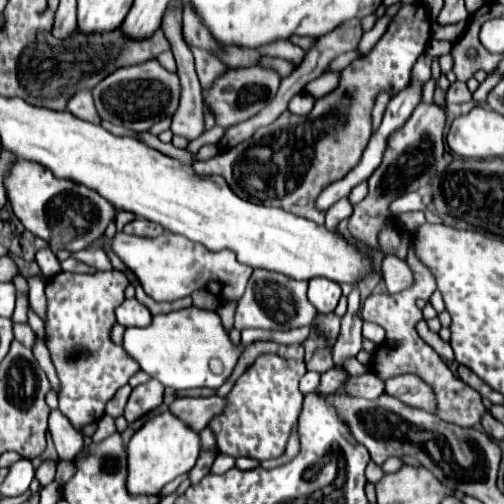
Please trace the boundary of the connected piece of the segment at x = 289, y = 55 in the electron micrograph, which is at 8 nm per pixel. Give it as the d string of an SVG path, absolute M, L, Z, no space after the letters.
M282 40L282 42L272 42L270 46L260 48L260 52L262 52L264 56L284 58L284 60L290 60L290 62L294 62L294 64L302 62L302 58L304 58L304 50L302 50L302 48L298 48L298 46L294 46L294 44L290 44L288 40Z

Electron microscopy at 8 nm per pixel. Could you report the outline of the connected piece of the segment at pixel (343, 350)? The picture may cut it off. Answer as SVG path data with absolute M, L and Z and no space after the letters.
M352 284L352 292L348 294L348 312L342 318L342 330L332 348L334 366L344 368L344 360L356 356L362 350L362 320L360 320L360 290L358 284Z

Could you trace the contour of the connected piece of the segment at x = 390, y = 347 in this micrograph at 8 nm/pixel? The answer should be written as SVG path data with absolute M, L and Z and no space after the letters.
M409 235L409 248L406 256L406 264L410 266L414 274L414 284L398 294L370 294L364 304L362 304L362 320L364 322L374 322L386 330L386 340L384 344L378 346L372 358L372 370L374 374L386 382L388 378L400 376L400 374L416 374L422 378L436 396L436 416L444 422L454 422L458 426L478 426L482 416L486 414L486 408L482 404L482 396L464 384L458 376L450 372L450 368L444 364L444 360L418 336L416 324L424 320L422 310L416 306L416 298L428 298L436 290L434 274L428 266L424 266L415 255L413 238Z

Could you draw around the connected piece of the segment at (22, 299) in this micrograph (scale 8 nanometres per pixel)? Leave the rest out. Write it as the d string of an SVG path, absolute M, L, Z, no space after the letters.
M18 292L12 322L26 322L26 310L28 310L28 296Z

